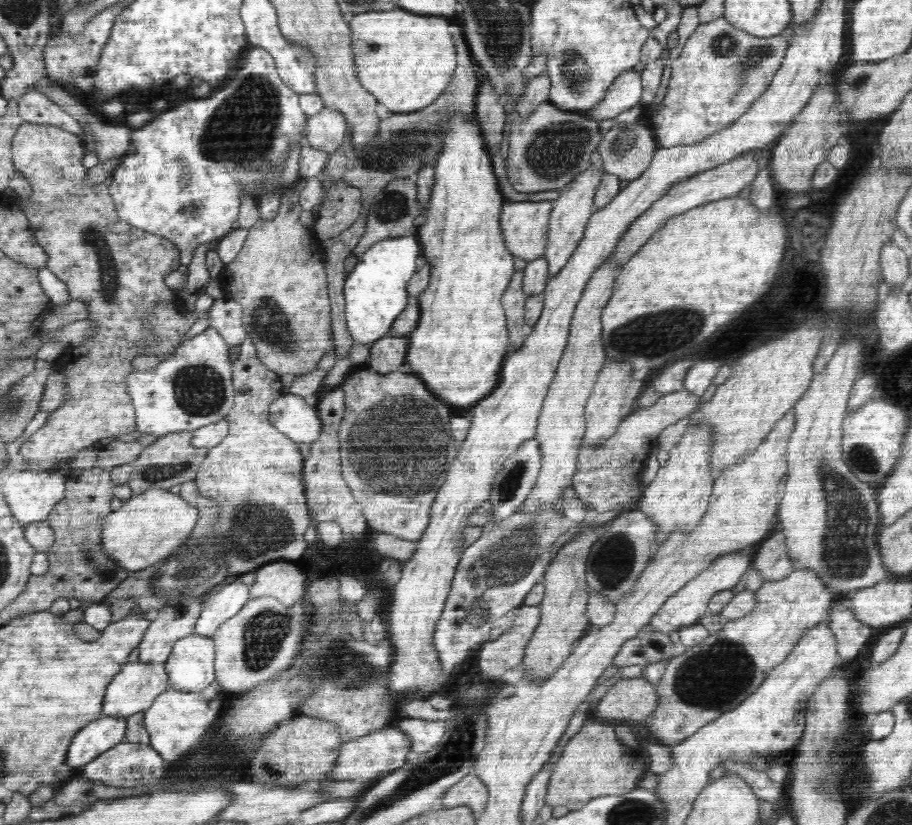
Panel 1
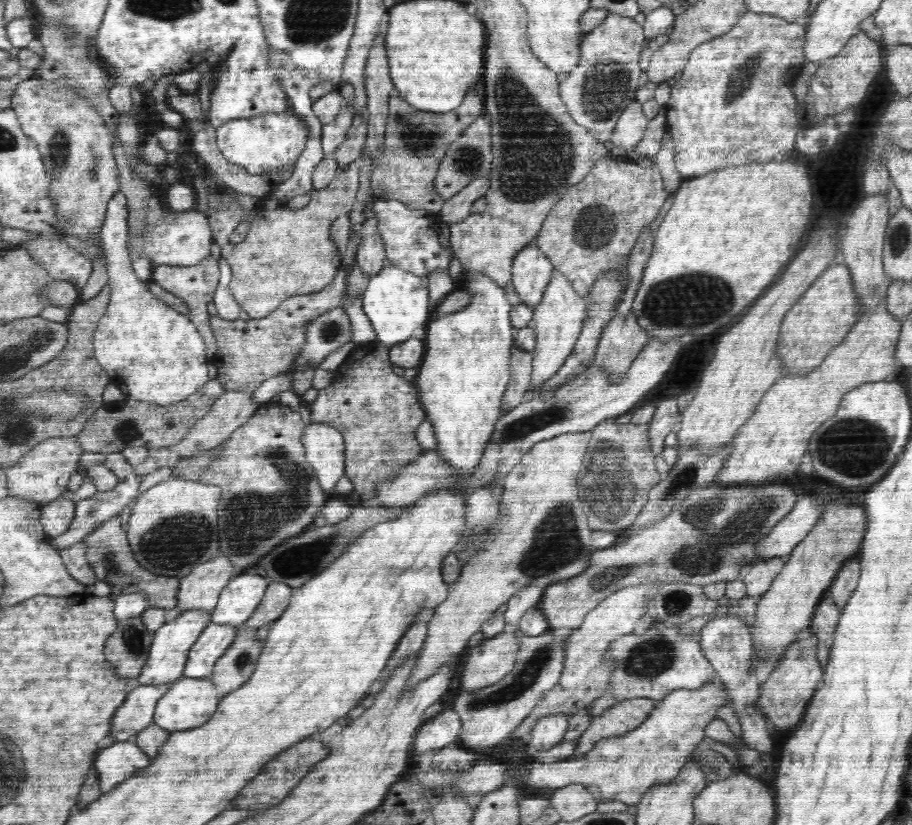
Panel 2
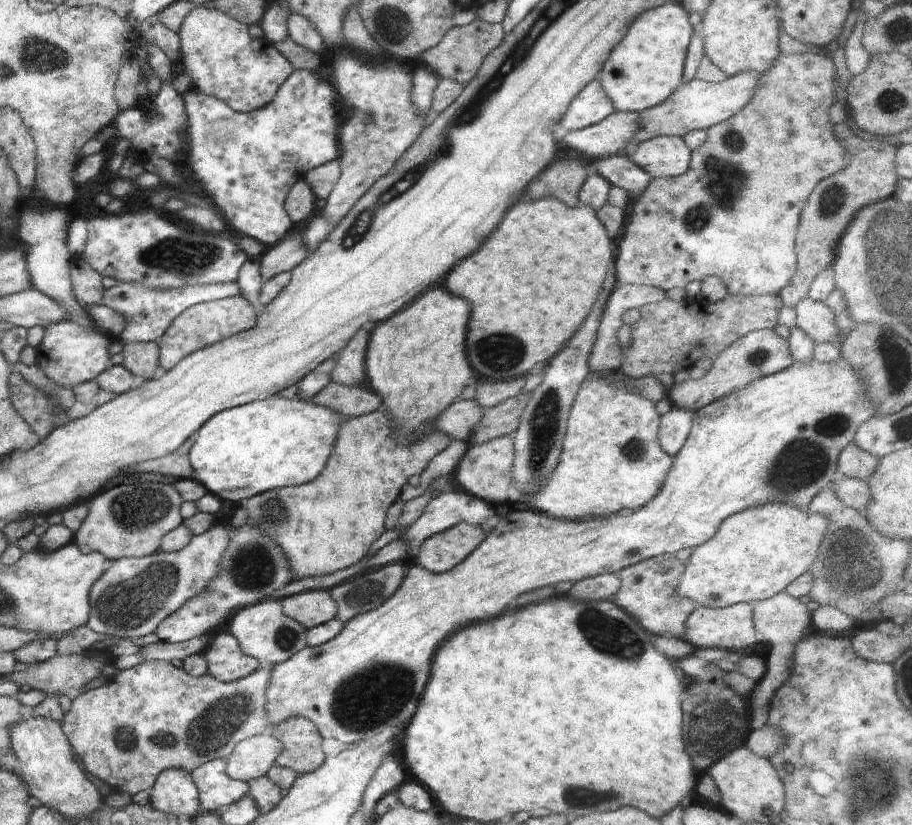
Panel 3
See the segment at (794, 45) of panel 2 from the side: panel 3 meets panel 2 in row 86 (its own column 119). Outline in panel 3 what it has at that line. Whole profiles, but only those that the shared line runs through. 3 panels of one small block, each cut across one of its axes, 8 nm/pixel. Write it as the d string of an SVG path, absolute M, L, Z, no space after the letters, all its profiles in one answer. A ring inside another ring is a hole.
M144 660L140 664L129 669L111 673L105 679L101 679L96 684L86 688L75 699L71 700L70 710L62 717L62 727L68 735L70 742L74 742L73 749L77 751L78 758L81 758L82 764L86 767L86 772L100 782L100 785L106 792L128 792L135 795L142 791L150 790L155 783L156 777L163 771L169 768L177 768L185 770L190 774L198 766L212 759L227 760L236 748L236 745L247 738L252 738L254 735L268 735L273 729L270 719L267 716L267 698L266 689L271 681L273 666L268 664L258 667L253 673L248 674L244 678L239 678L235 681L222 682L212 675L206 673L201 677L195 677L188 674L183 668L177 668L172 663L161 660Z

